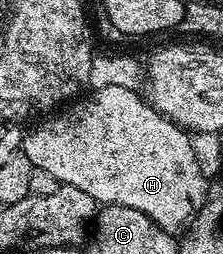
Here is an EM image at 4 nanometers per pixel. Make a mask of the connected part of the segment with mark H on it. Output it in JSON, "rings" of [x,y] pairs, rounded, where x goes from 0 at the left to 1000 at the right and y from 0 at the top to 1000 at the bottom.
{"rings":[[[480,335],[395,366],[166,476],[188,484],[166,484],[135,516],[108,520],[94,594],[121,634],[139,634],[152,665],[229,681],[229,697],[274,709],[287,732],[372,744],[372,760],[390,760],[439,807],[511,799],[623,823],[740,909],[807,913],[883,843],[892,807],[928,783],[919,689],[901,677],[883,594],[848,551],[861,543],[789,484],[668,417],[655,378],[592,343]]]}

